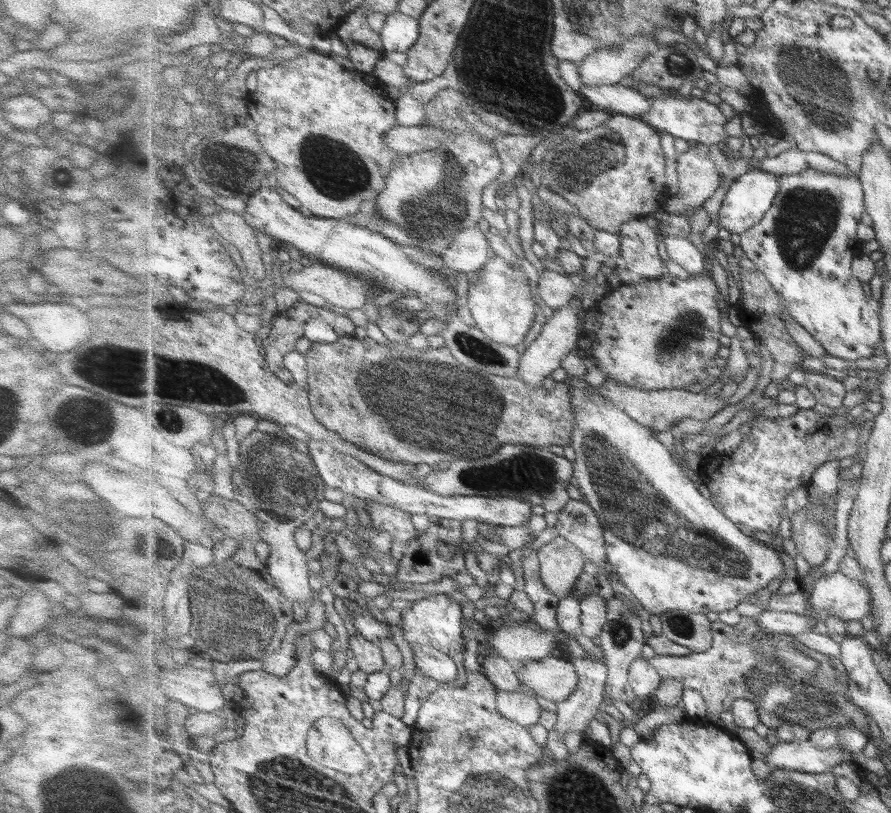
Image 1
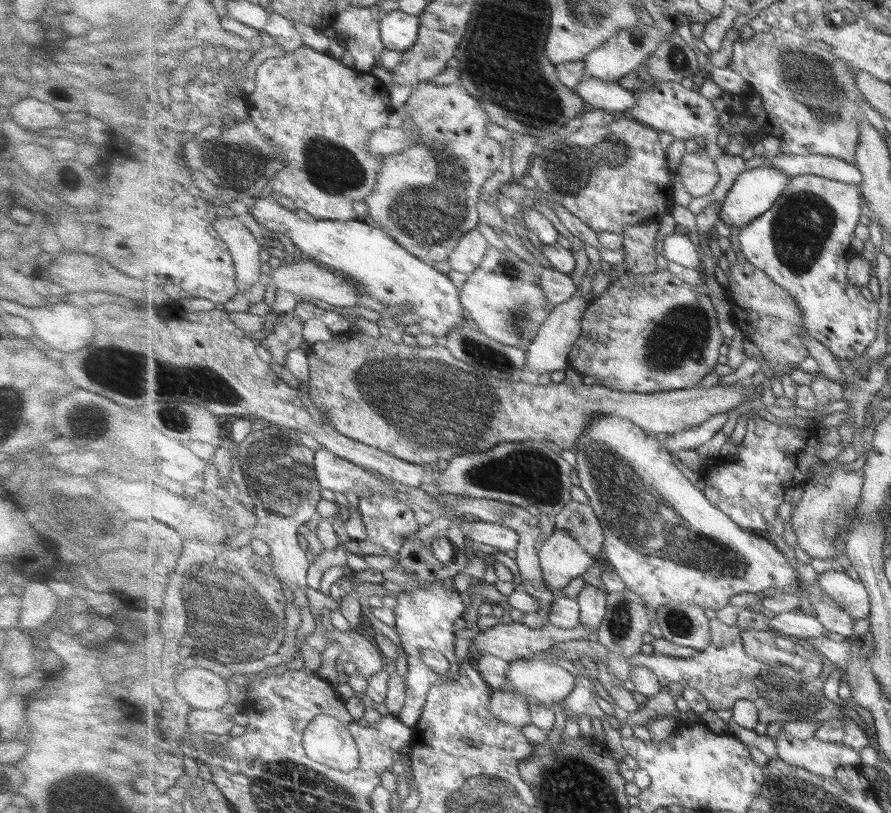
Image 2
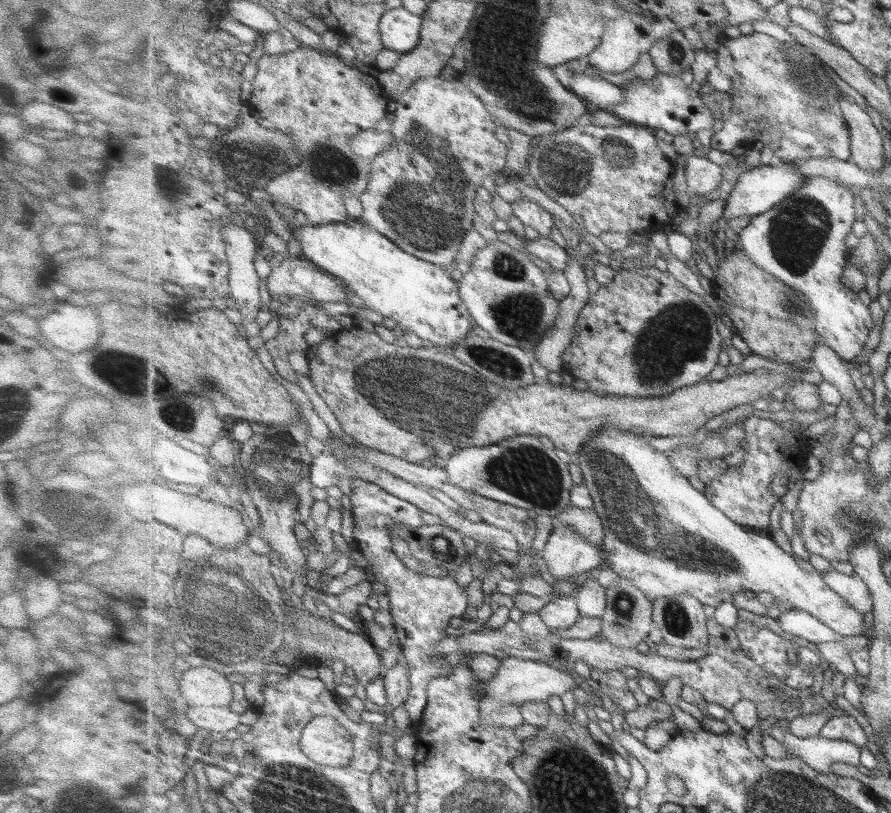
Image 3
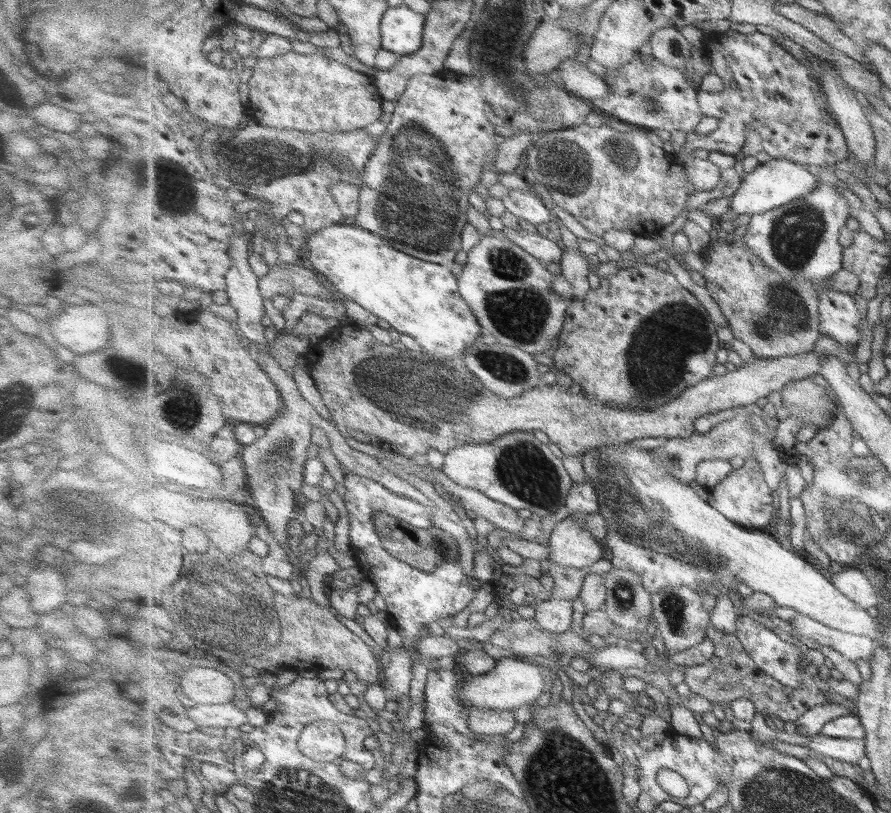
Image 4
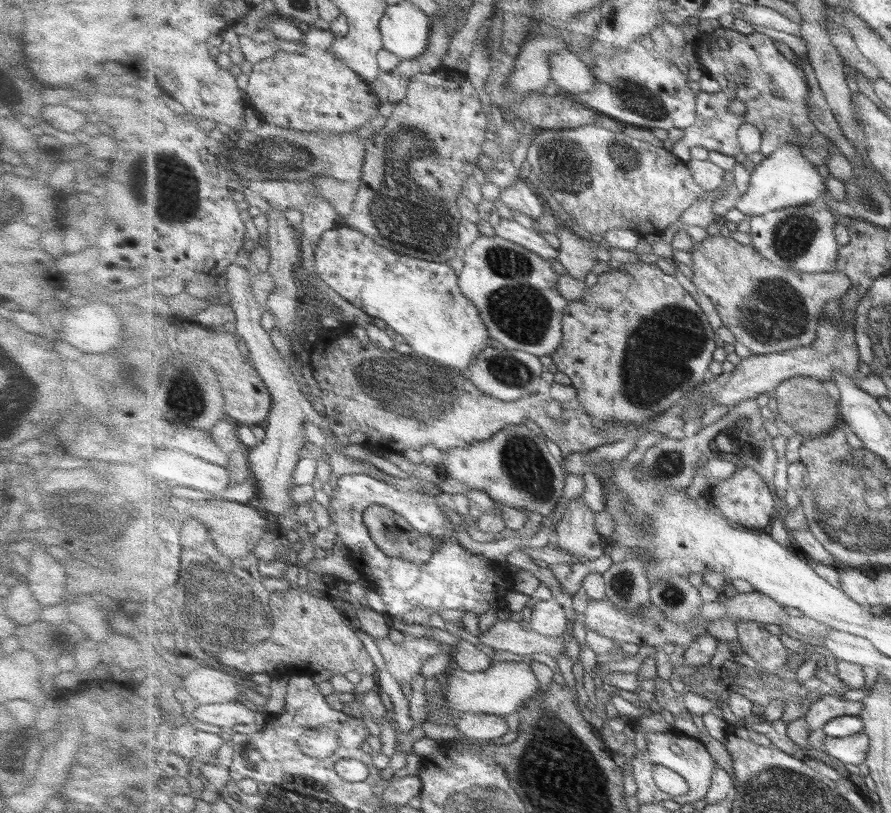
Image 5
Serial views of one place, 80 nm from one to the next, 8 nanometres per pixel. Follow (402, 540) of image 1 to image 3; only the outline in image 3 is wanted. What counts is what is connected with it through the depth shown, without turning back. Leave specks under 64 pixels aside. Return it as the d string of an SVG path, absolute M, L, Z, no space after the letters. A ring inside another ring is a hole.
M358 480L351 490L350 500L355 524L353 538L357 549L367 558L371 571L378 582L383 583L390 600L390 614L393 618L394 630L398 634L399 645L410 669L410 695L403 707L408 711L410 724L421 722L428 703L429 683L438 676L449 676L454 667L447 663L448 654L441 656L438 644L447 638L445 628L450 626L451 618L462 617L469 606L465 583L461 584L455 573L447 576L423 576L410 570L397 558L391 544L391 530L397 524L404 524L413 529L425 526L422 510L411 501L402 500L378 486Z

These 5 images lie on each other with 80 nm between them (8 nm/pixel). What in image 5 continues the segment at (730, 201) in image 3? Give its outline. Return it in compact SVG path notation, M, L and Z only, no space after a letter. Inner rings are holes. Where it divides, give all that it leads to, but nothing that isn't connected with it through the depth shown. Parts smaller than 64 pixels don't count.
M783 144L772 156L757 164L752 171L747 192L737 195L736 209L750 217L761 216L767 212L781 210L810 202L828 196L825 179L817 171L814 164L807 161L805 148L795 147L794 144Z

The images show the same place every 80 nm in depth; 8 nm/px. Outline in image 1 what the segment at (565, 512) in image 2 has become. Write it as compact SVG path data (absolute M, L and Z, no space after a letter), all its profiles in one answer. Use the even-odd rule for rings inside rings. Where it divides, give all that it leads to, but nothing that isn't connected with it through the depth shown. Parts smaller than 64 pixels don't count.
M571 500L557 516L558 520L555 528L558 534L566 538L571 544L577 546L587 563L598 564L605 568L606 571L610 571L604 528L594 508L591 505L585 504L585 501Z

